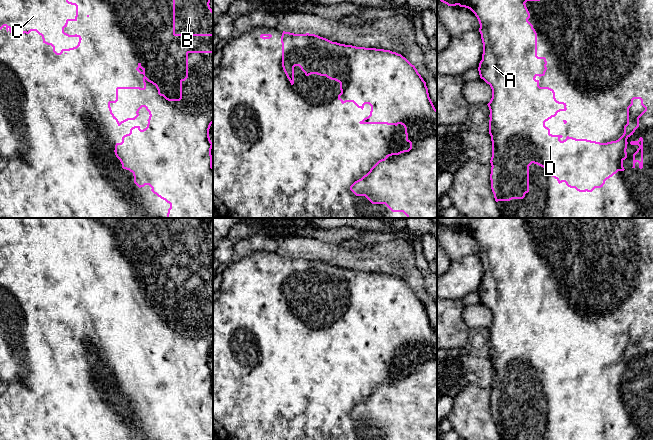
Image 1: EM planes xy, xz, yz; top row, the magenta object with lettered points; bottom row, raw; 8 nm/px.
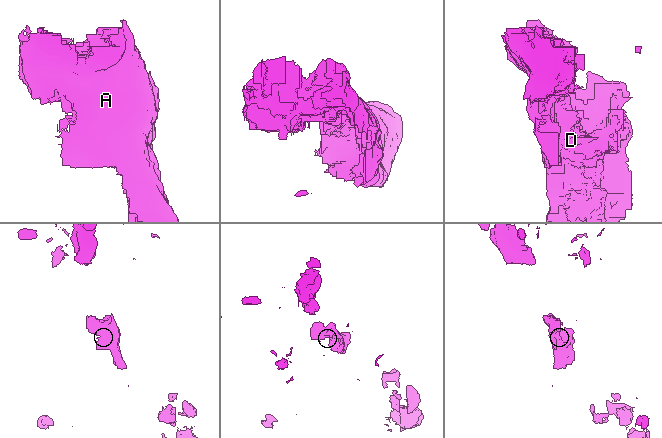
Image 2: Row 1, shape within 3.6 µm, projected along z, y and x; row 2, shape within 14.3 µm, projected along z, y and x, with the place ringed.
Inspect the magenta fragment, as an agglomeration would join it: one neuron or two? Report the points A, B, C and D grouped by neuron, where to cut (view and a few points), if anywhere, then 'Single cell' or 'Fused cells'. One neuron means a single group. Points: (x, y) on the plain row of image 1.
Groups: A B C D. No split. Single cell

